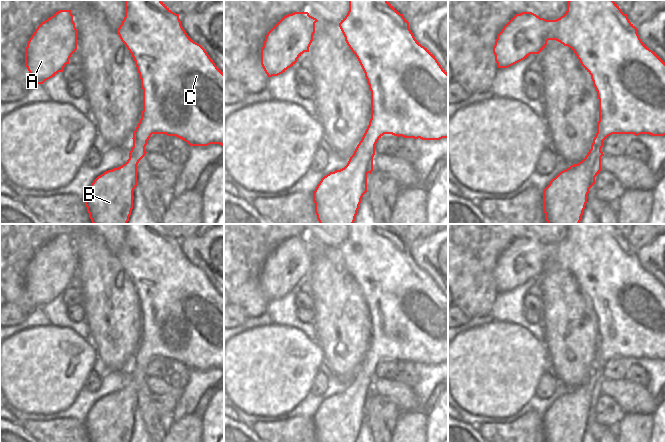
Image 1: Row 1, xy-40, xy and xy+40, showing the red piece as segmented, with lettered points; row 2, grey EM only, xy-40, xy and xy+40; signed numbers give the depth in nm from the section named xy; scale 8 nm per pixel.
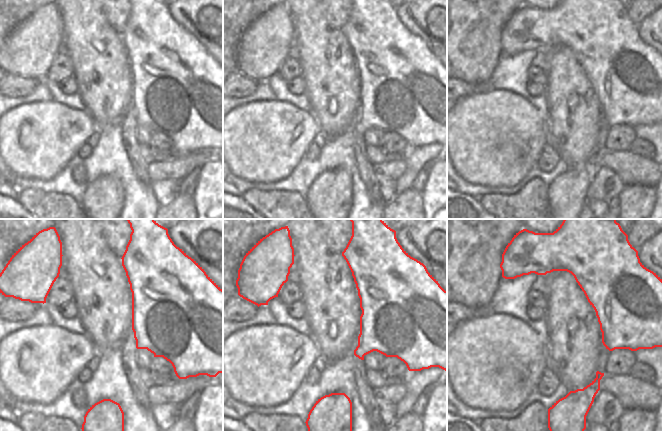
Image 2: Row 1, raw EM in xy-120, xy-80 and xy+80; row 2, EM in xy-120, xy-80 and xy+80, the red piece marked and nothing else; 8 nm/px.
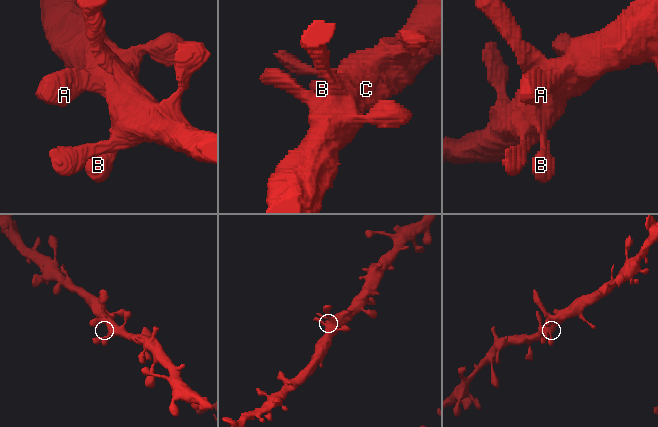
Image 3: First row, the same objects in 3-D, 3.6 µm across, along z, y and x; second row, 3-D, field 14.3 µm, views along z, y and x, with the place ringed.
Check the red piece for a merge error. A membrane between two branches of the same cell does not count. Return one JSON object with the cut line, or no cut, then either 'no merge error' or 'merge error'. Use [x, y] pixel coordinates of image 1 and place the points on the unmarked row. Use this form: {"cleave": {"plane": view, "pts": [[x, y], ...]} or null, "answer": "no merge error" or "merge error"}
{"cleave": null, "answer": "no merge error"}

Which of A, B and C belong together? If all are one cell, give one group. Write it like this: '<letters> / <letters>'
A B C

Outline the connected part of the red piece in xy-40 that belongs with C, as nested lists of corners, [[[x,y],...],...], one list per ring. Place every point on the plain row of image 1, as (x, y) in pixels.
[[[125,224],[125,241],[117,253],[117,257],[131,277],[143,313],[143,335],[141,343],[133,357],[133,371],[129,377],[129,383],[120,391],[108,394],[98,400],[85,419],[85,429],[90,442],[129,442],[133,433],[133,415],[137,410],[137,389],[146,379],[145,371],[152,358],[166,358],[167,360],[176,360],[184,364],[190,370],[208,370],[210,368],[220,368],[224,370],[224,297],[215,289],[205,273],[194,266],[185,256],[179,243],[179,238],[172,236],[161,224]]]

